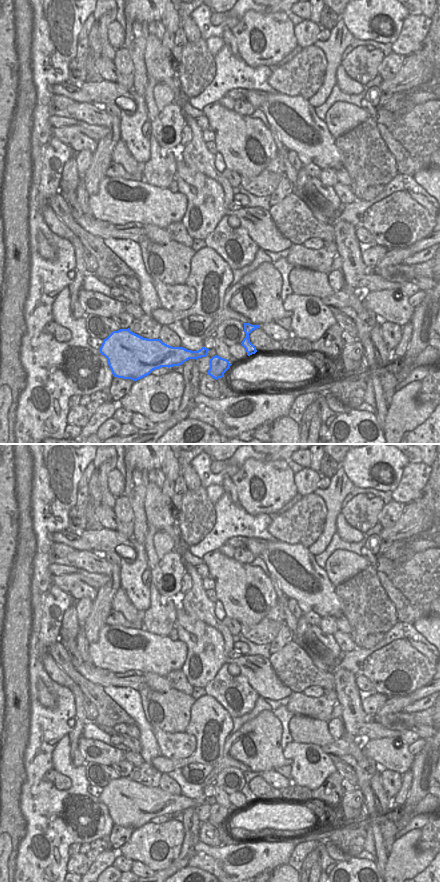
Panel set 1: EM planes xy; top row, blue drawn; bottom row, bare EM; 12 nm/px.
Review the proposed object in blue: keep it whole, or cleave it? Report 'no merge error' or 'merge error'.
merge error

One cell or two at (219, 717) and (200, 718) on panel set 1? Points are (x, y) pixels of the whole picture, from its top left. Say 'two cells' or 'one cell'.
one cell

